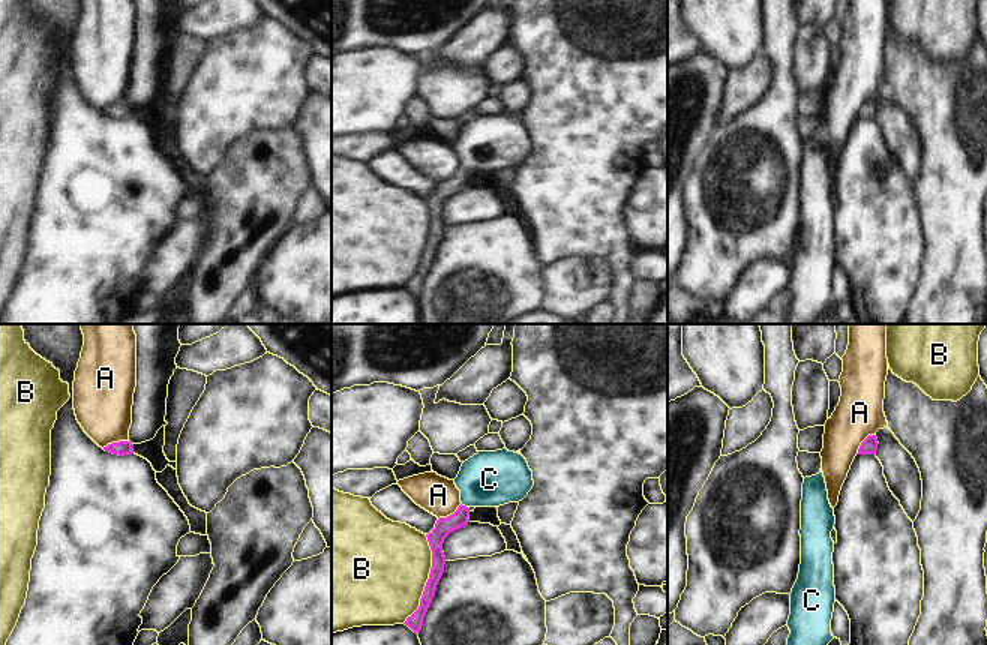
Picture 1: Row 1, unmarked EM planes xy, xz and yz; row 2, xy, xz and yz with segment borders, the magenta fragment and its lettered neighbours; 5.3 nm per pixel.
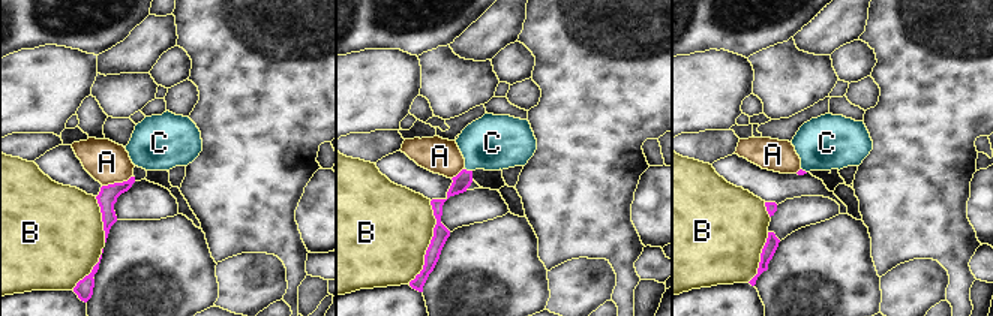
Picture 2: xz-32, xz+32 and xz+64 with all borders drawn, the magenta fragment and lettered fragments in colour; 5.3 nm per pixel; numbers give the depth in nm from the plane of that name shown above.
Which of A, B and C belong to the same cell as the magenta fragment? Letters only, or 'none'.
C

